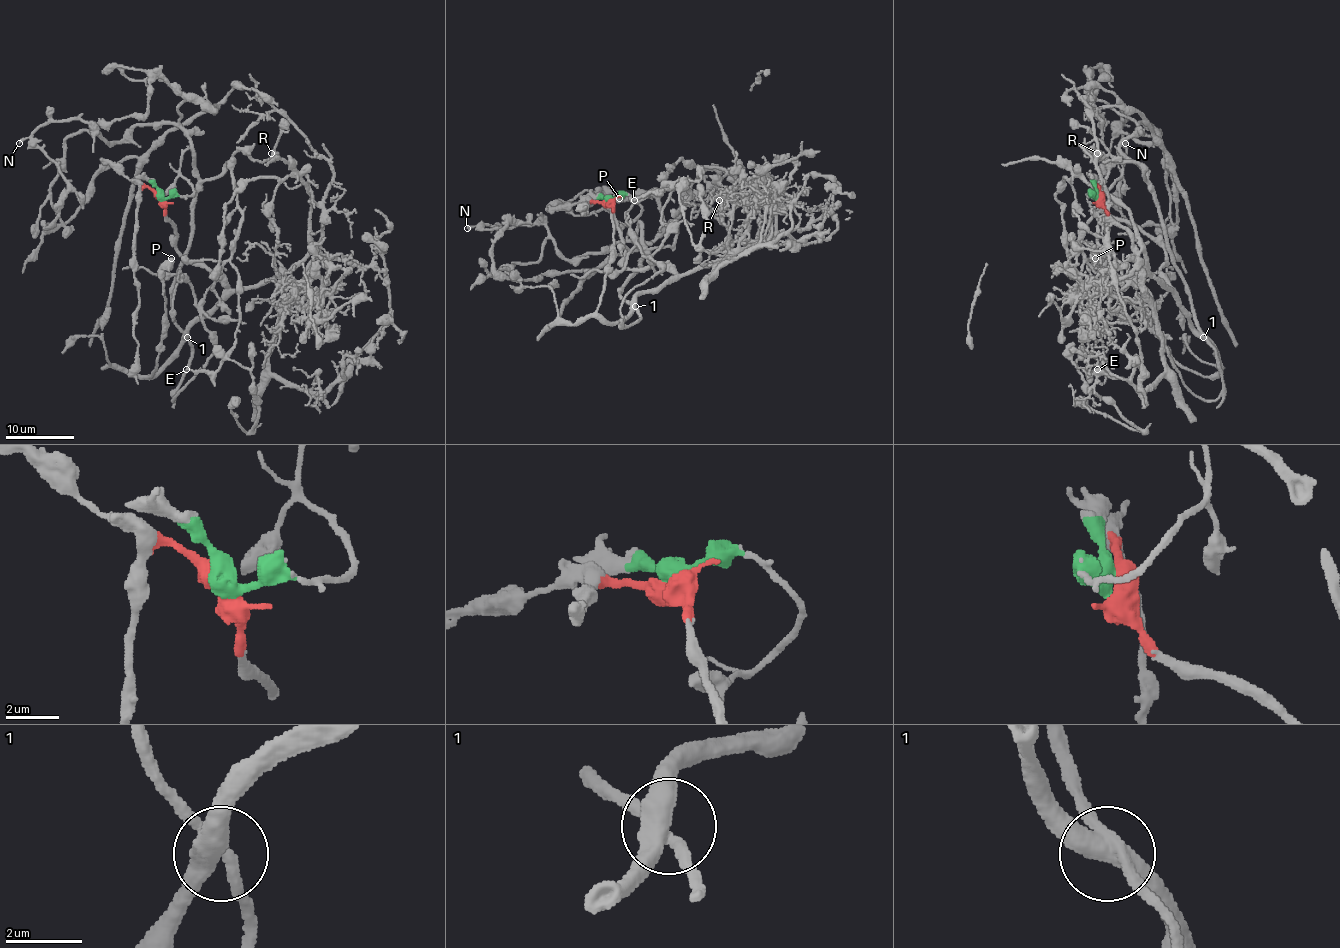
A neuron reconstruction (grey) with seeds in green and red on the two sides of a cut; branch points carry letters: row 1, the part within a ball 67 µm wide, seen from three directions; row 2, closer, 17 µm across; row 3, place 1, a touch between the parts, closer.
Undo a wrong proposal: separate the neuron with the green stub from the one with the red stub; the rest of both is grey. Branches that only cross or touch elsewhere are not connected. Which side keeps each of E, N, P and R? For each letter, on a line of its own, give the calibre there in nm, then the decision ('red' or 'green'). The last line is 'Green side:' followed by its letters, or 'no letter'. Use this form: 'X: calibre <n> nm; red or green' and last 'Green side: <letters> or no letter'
E: calibre 140 nm; green
N: calibre 200 nm; green
P: calibre 650 nm; red
R: calibre 600 nm; green
Green side: E, N, R

